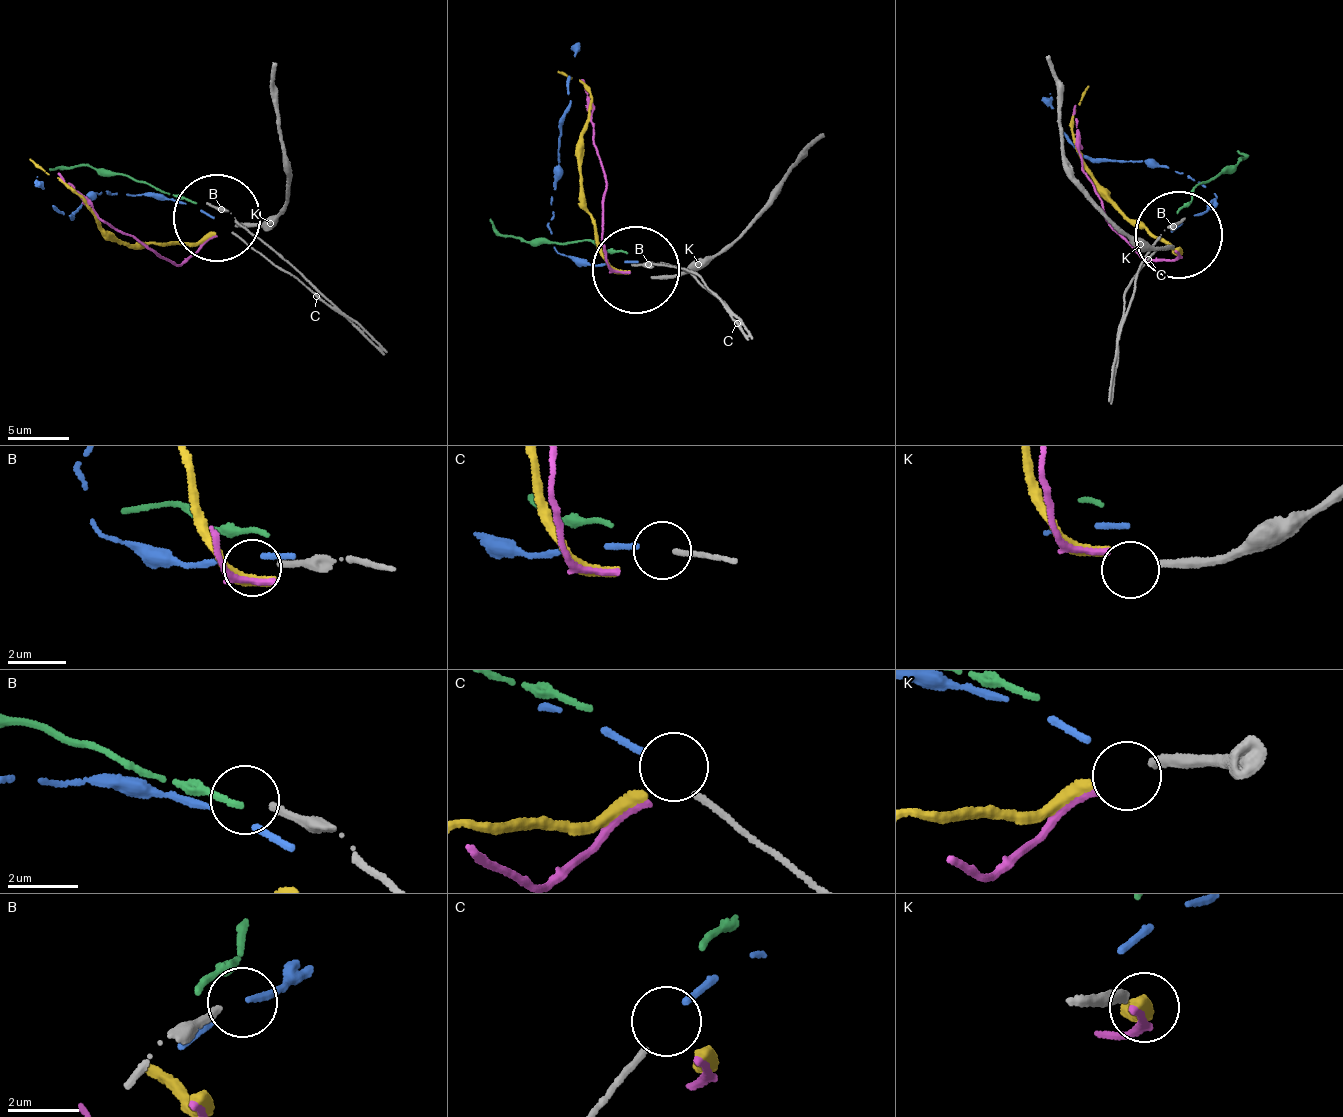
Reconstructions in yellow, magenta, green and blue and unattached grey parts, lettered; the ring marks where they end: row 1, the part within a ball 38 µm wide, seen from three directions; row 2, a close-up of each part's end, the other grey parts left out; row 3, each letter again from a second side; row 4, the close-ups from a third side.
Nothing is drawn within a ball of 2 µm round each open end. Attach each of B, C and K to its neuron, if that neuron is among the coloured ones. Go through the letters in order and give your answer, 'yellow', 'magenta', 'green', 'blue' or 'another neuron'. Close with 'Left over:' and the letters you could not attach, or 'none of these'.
B: another neuron
C: blue
K: yellow
Left over: B

